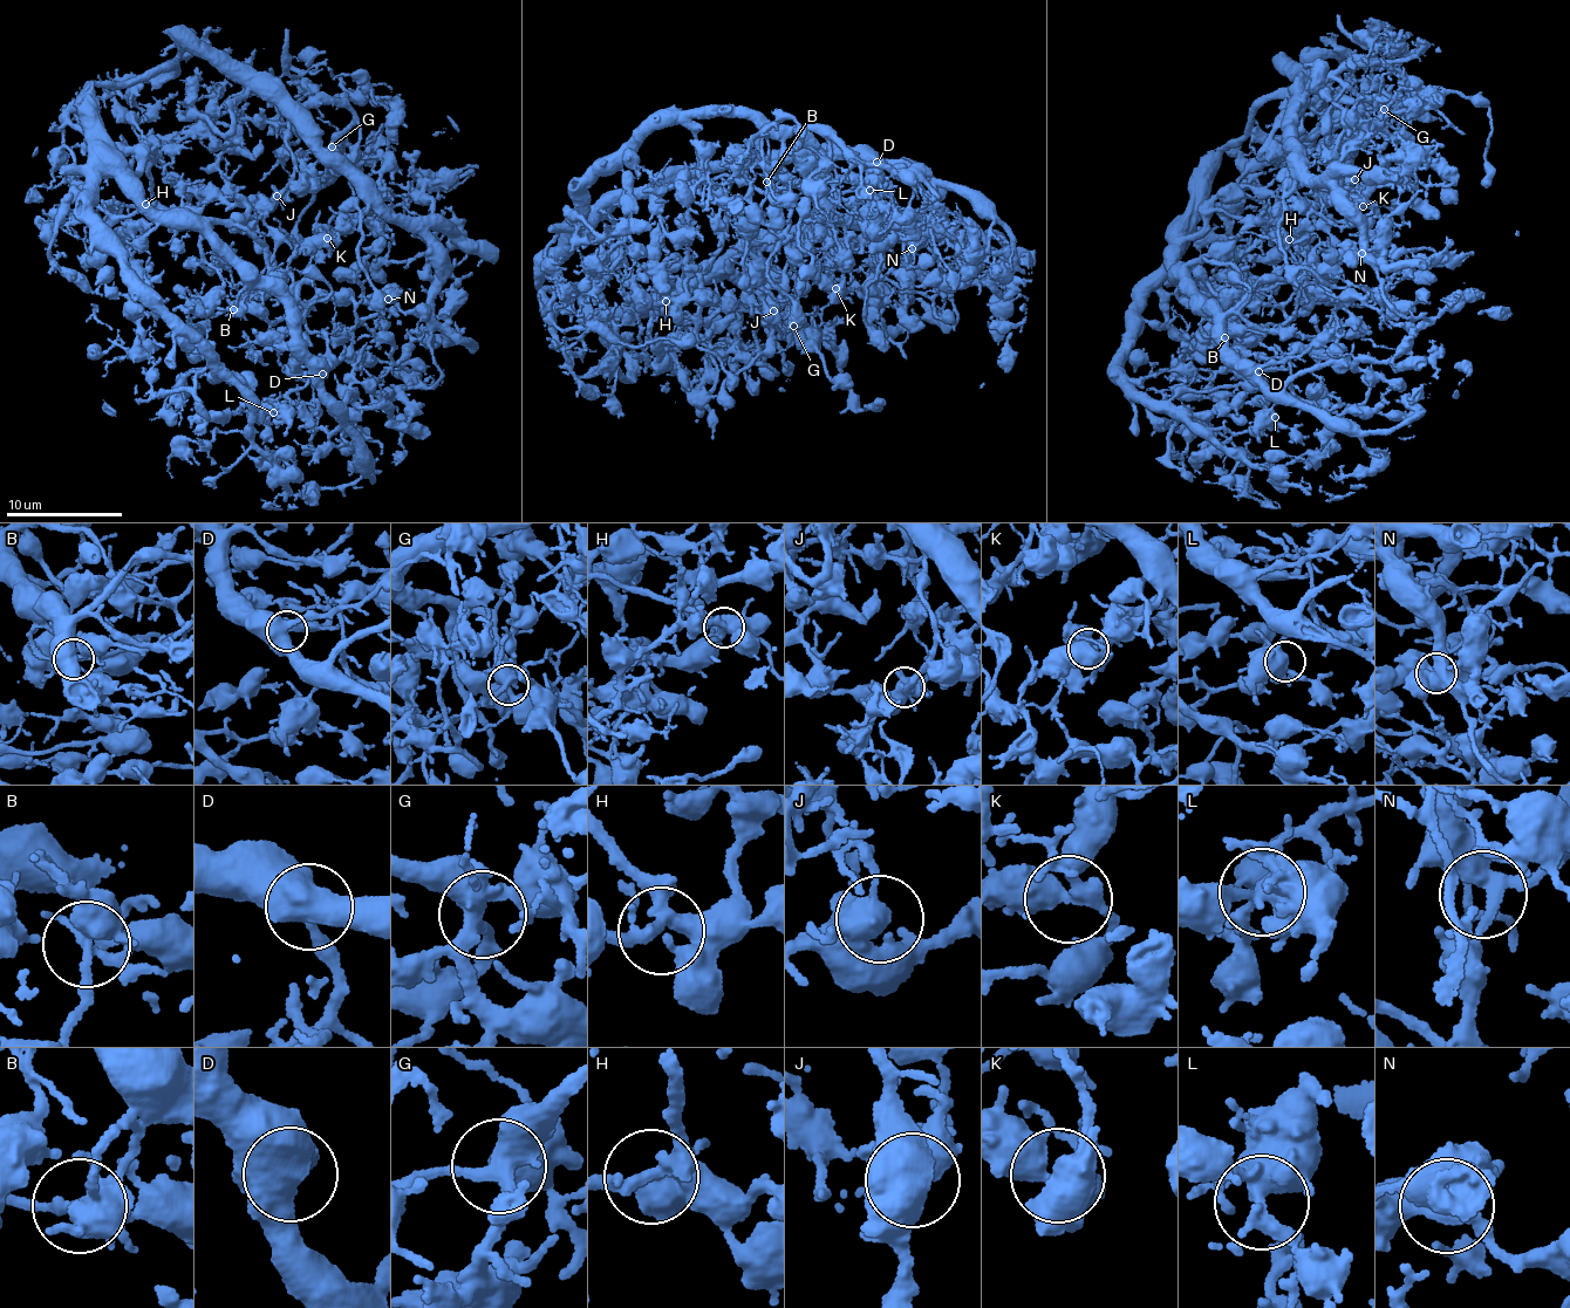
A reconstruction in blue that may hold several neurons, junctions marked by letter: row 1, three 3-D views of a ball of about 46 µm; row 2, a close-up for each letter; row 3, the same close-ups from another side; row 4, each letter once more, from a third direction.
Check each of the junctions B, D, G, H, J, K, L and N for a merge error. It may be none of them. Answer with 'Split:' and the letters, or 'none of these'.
Split: none of these

